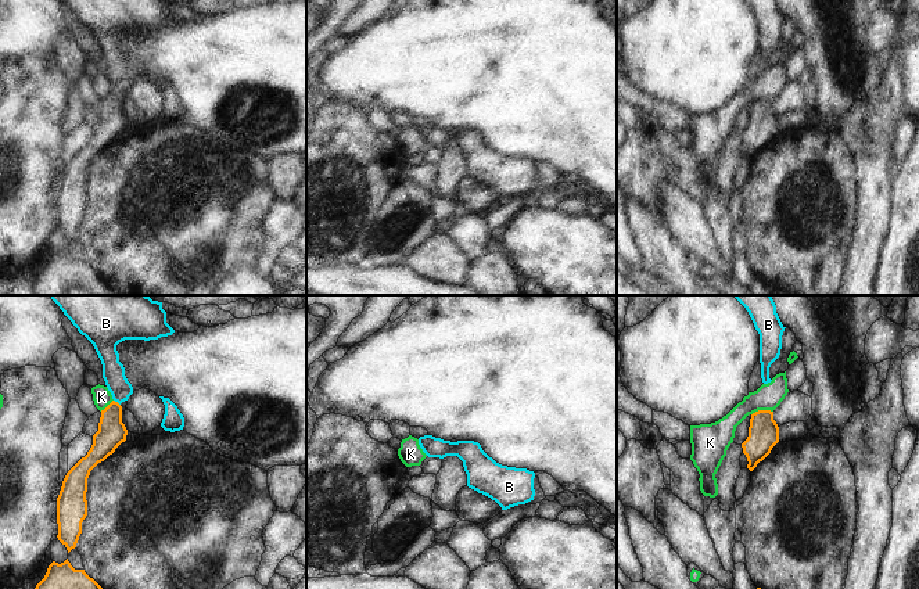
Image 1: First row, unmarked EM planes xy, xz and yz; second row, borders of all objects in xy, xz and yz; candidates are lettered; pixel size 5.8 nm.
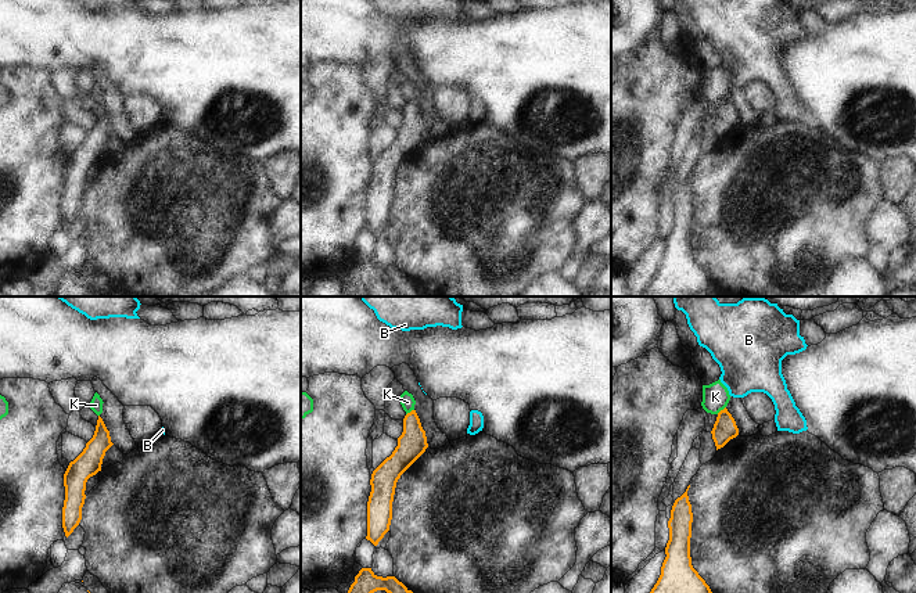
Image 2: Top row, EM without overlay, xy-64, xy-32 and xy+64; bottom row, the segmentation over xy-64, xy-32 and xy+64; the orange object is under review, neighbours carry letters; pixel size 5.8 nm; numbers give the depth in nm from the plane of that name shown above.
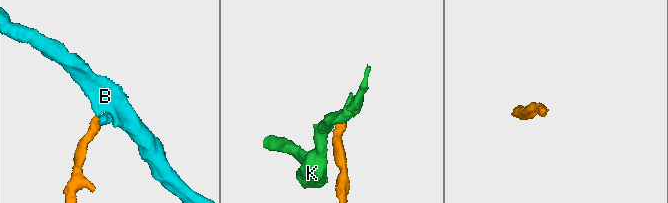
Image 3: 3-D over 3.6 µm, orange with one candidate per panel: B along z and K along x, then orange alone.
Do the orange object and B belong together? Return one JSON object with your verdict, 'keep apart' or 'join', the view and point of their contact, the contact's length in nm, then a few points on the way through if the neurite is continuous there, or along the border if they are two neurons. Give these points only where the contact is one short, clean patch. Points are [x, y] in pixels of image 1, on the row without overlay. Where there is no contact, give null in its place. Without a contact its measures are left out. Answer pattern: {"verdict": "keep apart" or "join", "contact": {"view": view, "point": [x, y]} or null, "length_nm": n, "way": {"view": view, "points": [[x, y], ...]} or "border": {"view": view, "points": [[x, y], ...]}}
{"verdict": "join", "contact": {"view": "xy", "point": [117, 92]}, "length_nm": 50, "way": {"view": "xy", "points": [[111, 122], [111, 104], [117, 92], [117, 71], [114, 65]]}}

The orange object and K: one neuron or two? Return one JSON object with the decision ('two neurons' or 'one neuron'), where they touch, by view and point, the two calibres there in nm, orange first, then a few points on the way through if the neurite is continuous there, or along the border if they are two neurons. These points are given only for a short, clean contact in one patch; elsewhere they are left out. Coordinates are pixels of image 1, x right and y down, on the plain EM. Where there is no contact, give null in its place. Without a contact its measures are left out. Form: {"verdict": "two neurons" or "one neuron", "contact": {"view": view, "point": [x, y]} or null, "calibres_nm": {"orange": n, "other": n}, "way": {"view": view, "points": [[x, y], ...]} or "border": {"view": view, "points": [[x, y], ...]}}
{"verdict": "two neurons", "contact": {"view": "yz", "point": [761, 100]}, "calibres_nm": {"orange": 180, "other": 160}, "border": {"view": "yz", "points": [[772, 100], [756, 100], [751, 104]]}}

